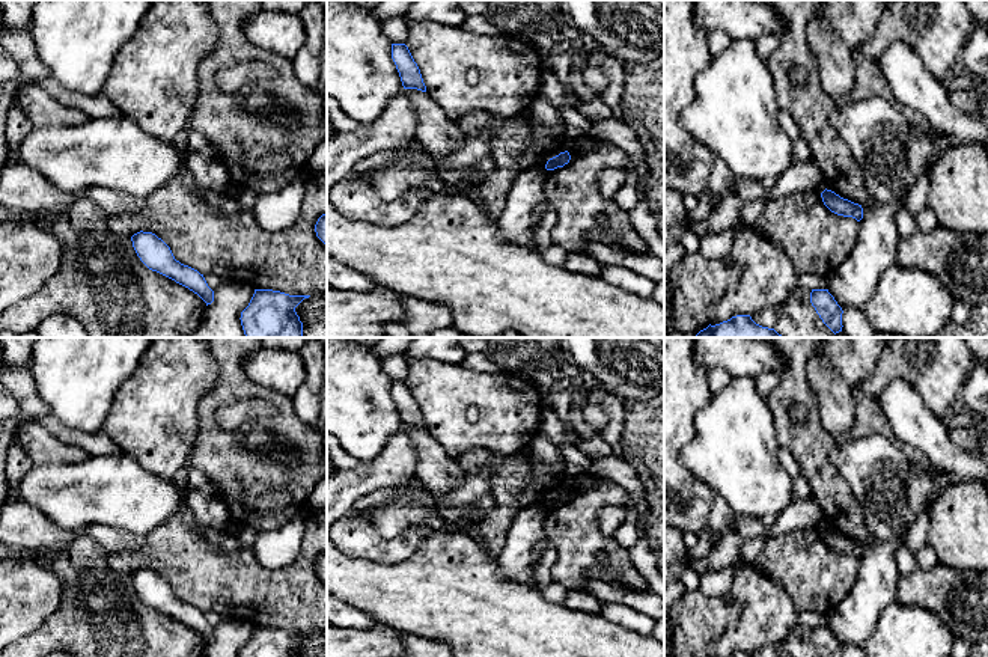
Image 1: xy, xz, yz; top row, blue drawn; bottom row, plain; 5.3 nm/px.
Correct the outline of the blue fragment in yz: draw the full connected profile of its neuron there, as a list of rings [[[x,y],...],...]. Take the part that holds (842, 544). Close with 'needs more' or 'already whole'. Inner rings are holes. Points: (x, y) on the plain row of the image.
[[[824,527],[821,530],[824,542],[834,552],[843,553],[843,555],[852,555],[857,559],[863,556],[863,545],[858,541],[854,541],[848,536],[840,535],[831,527]]]; already whole

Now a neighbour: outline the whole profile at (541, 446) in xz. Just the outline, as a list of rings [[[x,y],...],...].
[[[536,435],[527,446],[542,463],[548,464],[554,473],[566,475],[565,460],[560,449],[545,435]]]

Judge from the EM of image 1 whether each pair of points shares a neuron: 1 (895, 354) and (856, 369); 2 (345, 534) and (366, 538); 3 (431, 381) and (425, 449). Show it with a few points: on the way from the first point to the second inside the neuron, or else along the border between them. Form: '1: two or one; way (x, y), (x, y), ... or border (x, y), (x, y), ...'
1: two; border (881, 353), (874, 372), (859, 388)
2: one; way (350, 535), (362, 538)
3: two; border (425, 430), (451, 457)

